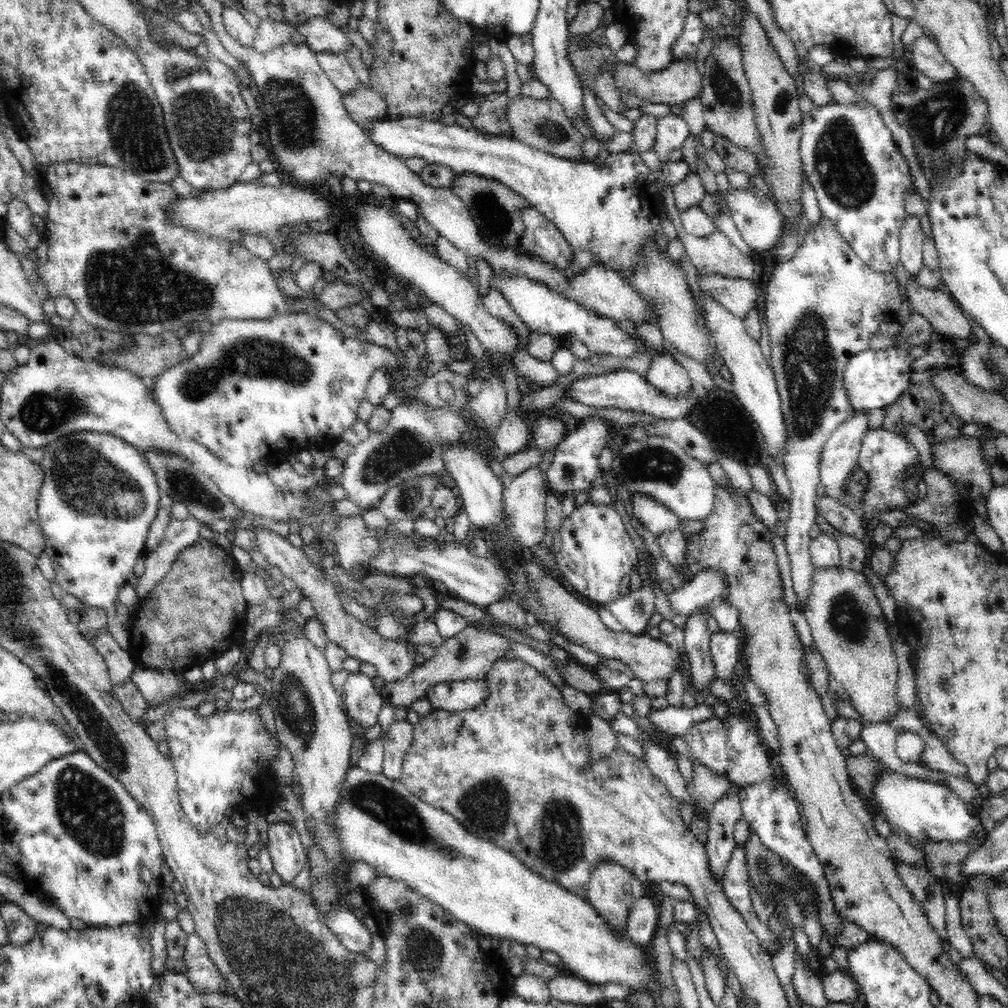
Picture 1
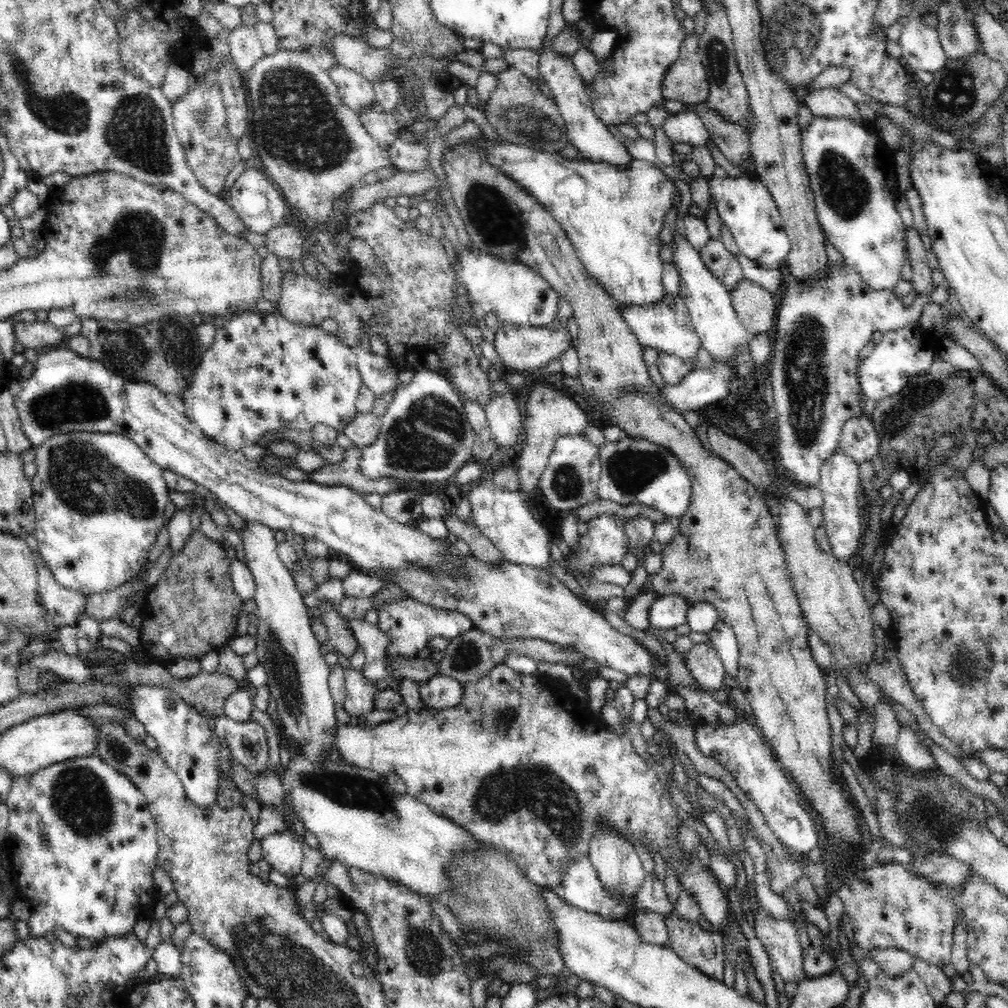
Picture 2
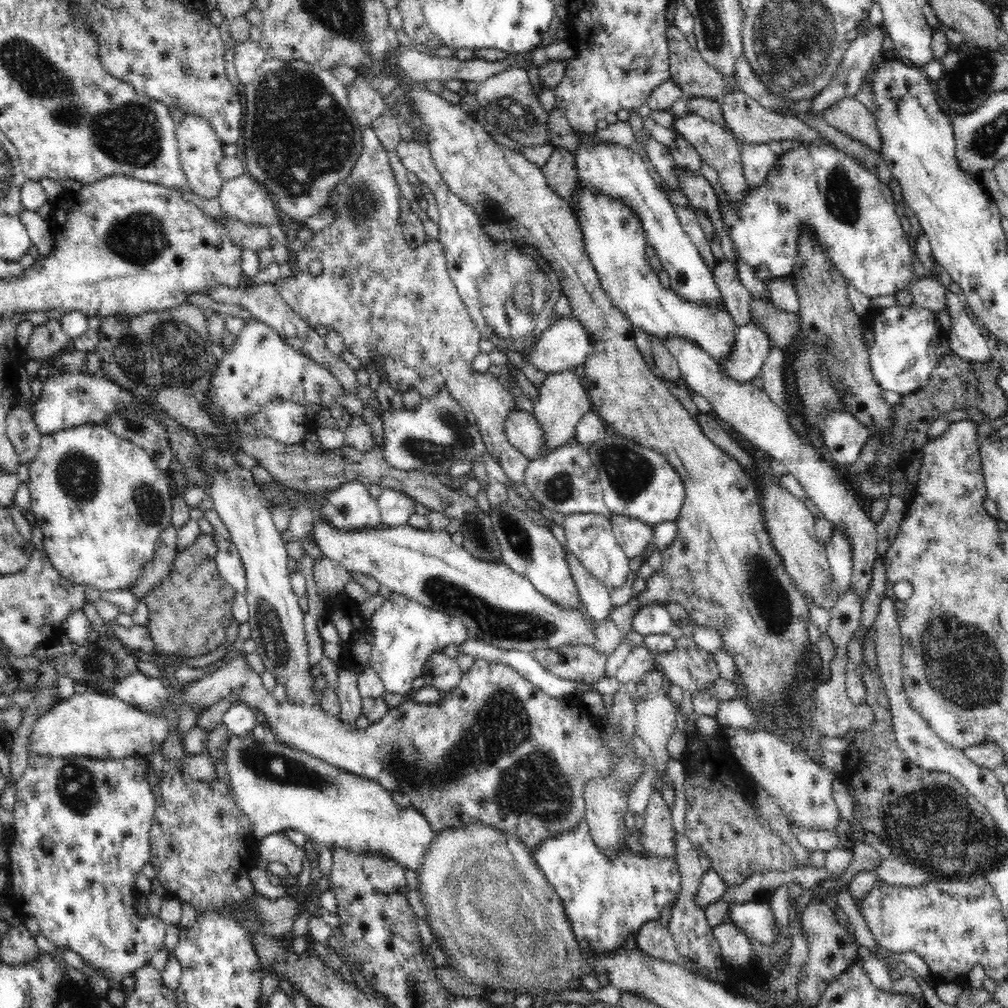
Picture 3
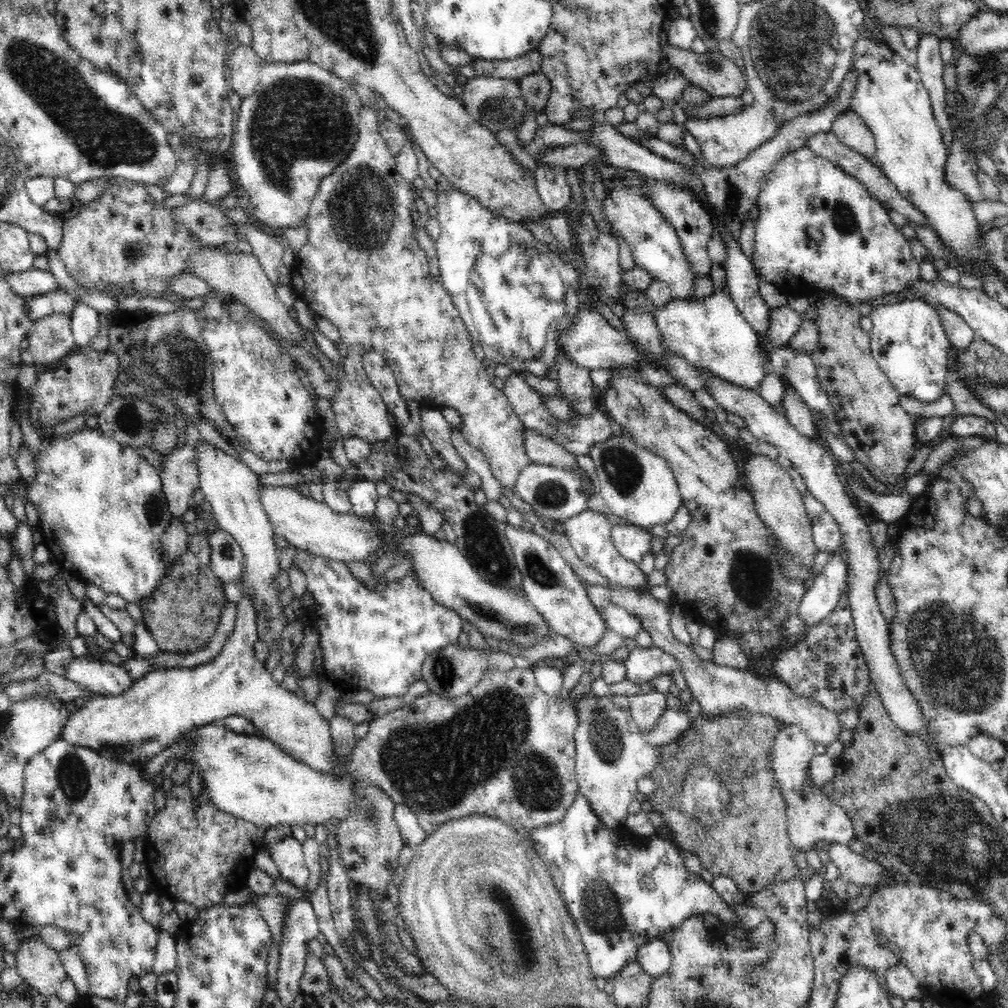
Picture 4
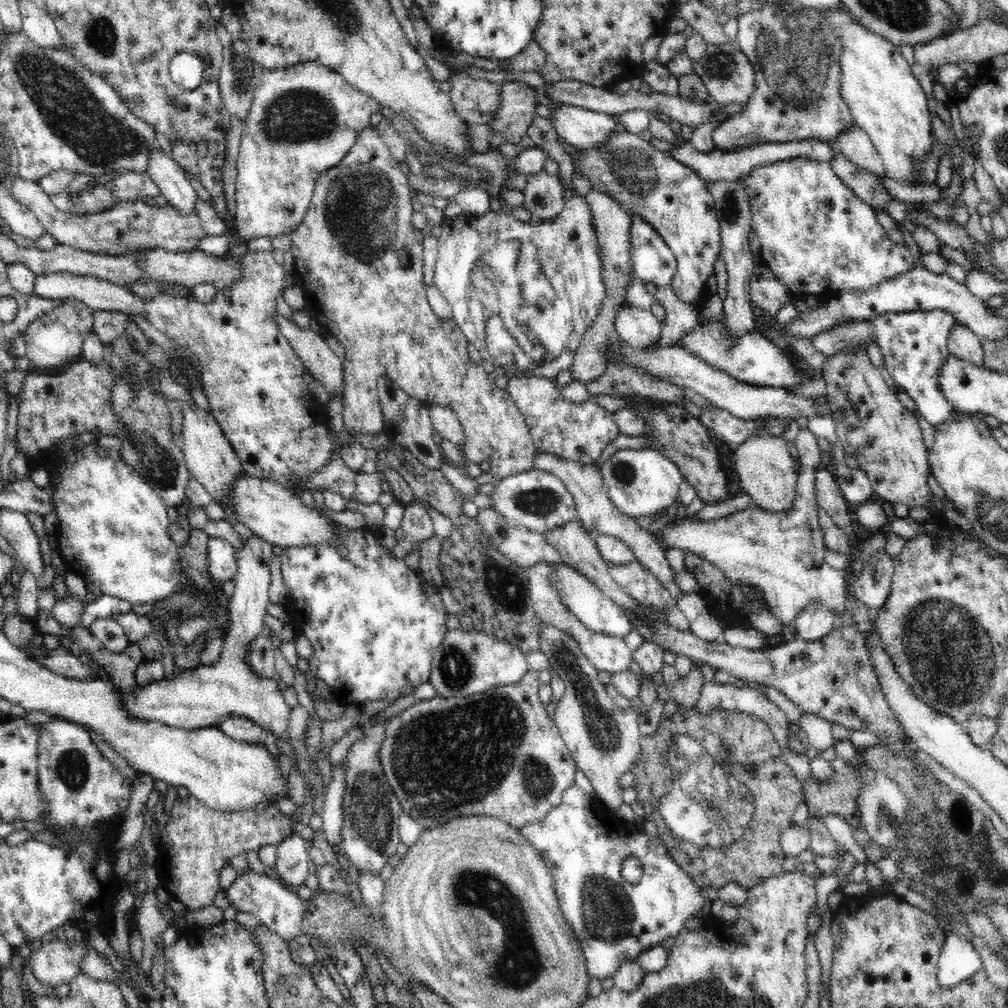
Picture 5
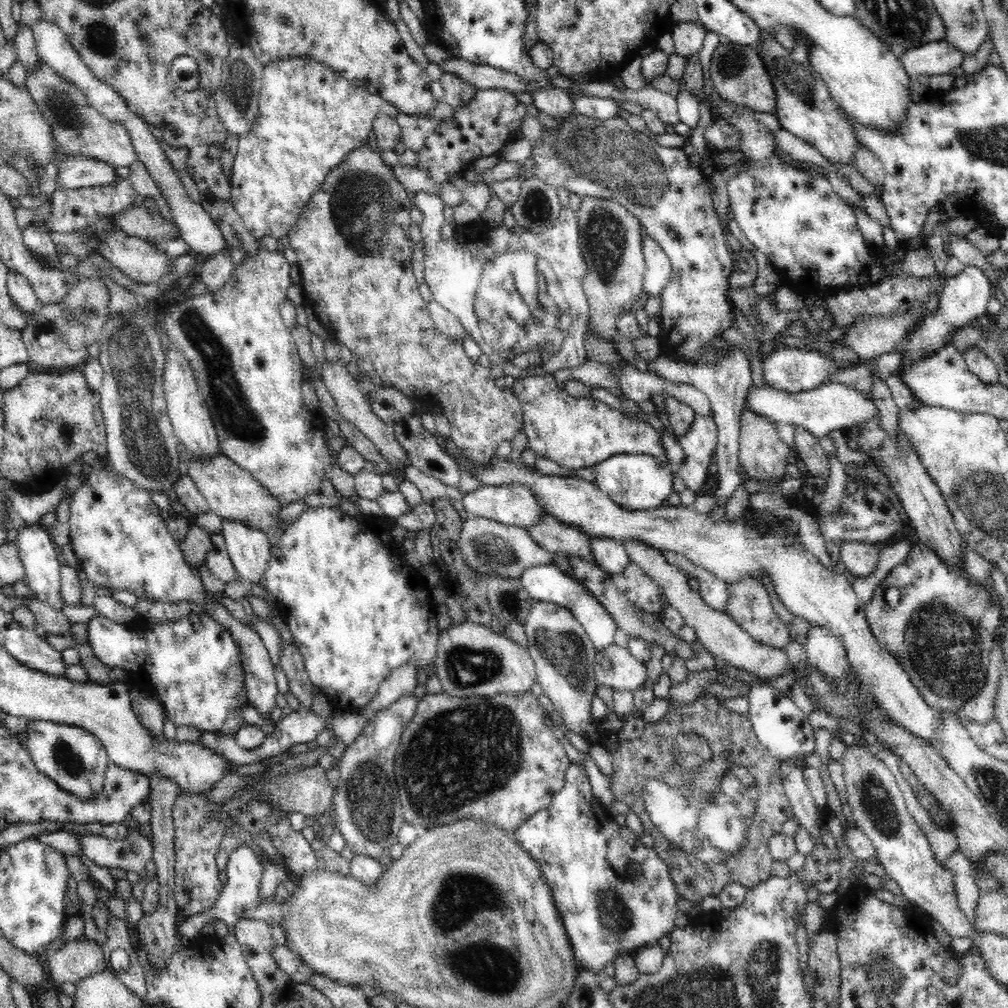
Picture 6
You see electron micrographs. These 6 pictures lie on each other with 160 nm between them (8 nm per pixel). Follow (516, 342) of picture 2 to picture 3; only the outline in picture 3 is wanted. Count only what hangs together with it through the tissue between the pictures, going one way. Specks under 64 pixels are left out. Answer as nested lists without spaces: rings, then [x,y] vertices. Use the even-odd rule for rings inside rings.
[[[569,315],[566,317],[553,317],[550,326],[543,330],[541,335],[536,339],[536,342],[528,350],[521,350],[521,354],[524,360],[528,360],[528,364],[532,364],[532,366],[535,366],[538,370],[542,370],[542,372],[549,375],[573,370],[573,368],[579,364],[583,365],[590,351],[591,336],[577,318]]]

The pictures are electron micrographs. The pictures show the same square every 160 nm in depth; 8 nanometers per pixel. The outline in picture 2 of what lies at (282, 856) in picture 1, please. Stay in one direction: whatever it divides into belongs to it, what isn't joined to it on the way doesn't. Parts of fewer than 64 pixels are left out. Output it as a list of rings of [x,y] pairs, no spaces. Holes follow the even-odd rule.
[[[292,830],[268,835],[258,844],[261,856],[271,866],[271,870],[278,870],[287,877],[294,877],[301,872],[303,850]]]

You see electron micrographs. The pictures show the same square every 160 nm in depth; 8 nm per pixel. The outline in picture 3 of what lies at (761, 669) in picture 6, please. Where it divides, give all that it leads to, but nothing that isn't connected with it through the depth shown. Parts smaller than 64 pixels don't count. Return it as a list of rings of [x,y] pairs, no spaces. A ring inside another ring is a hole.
[[[512,409],[506,420],[508,442],[531,461],[546,456],[544,431],[536,417],[528,411]]]

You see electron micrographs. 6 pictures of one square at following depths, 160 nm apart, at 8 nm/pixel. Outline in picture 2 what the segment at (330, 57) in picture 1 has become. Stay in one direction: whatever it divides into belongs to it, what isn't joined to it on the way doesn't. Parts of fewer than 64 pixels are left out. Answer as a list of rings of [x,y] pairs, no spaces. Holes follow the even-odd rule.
[[[341,64],[330,68],[329,75],[337,86],[342,103],[357,113],[368,110],[376,101],[372,82]]]

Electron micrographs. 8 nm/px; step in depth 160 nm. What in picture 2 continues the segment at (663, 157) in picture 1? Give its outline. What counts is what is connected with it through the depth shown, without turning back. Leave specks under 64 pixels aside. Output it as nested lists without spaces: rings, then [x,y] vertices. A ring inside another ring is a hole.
[[[685,110],[668,116],[663,126],[666,136],[672,143],[680,142],[706,147],[706,142],[711,139],[704,122],[694,111]]]

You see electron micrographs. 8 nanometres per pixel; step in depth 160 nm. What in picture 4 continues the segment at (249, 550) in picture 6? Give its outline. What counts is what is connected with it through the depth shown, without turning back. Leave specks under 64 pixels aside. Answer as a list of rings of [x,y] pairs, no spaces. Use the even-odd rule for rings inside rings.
[[[244,594],[242,601],[237,605],[237,615],[235,618],[235,625],[232,634],[227,638],[221,652],[210,662],[202,664],[202,666],[197,665],[195,667],[177,667],[177,668],[159,668],[150,671],[150,674],[146,673],[144,678],[139,678],[126,688],[120,696],[110,696],[110,695],[92,695],[90,700],[86,702],[82,707],[78,706],[74,712],[67,714],[66,720],[63,722],[63,731],[60,732],[59,738],[68,741],[68,744],[75,744],[76,746],[85,746],[94,750],[94,752],[104,756],[106,758],[124,763],[124,764],[134,764],[139,761],[147,762],[151,758],[154,758],[160,750],[164,750],[166,746],[174,743],[180,736],[196,729],[197,727],[202,727],[210,723],[219,724],[223,718],[230,715],[240,715],[245,719],[250,720],[252,724],[256,727],[258,733],[257,736],[262,737],[266,740],[270,740],[272,743],[276,743],[280,750],[284,751],[286,754],[295,758],[298,762],[304,763],[310,768],[317,771],[322,771],[325,773],[332,772],[338,764],[338,759],[336,759],[336,749],[334,749],[334,742],[332,739],[330,722],[322,717],[322,714],[318,712],[316,705],[314,703],[308,703],[303,697],[296,696],[296,693],[288,691],[286,688],[282,687],[280,683],[277,683],[272,679],[271,672],[266,670],[265,663],[256,664],[258,659],[255,657],[254,645],[259,640],[256,628],[256,606],[255,602],[252,601],[252,597],[248,597],[248,594]]]

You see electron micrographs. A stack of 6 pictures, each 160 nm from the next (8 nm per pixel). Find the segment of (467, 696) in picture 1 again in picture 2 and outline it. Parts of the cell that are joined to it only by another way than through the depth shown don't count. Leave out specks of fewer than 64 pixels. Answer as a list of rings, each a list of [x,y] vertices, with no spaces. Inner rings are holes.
[[[436,675],[426,682],[420,682],[419,691],[426,707],[439,710],[460,704],[464,696],[462,683],[449,676]]]

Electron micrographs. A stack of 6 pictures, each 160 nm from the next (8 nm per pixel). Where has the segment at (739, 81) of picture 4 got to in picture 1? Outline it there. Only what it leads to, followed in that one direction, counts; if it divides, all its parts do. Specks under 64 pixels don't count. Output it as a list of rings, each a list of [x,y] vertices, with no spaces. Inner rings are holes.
[[[696,57],[673,61],[664,70],[656,72],[642,71],[632,63],[620,63],[613,70],[613,78],[618,92],[622,88],[630,87],[631,91],[635,92],[635,96],[643,97],[648,103],[666,104],[670,107],[683,106],[700,95],[703,89],[703,77],[696,69]]]

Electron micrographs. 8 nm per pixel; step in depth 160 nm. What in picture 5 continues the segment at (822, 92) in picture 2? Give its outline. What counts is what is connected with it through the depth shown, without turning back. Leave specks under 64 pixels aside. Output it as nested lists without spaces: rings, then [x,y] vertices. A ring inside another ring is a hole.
[[[854,123],[852,128],[844,131],[834,144],[846,155],[848,160],[854,164],[878,175],[886,177],[886,171],[881,156],[875,149],[871,138],[866,131],[858,128]]]

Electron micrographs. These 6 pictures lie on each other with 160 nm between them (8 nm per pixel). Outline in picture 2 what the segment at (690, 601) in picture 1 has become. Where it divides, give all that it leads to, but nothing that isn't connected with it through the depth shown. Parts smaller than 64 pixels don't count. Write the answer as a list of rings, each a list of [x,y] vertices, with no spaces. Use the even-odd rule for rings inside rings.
[[[662,596],[651,605],[648,612],[649,628],[676,628],[687,623],[689,603],[681,596]]]

